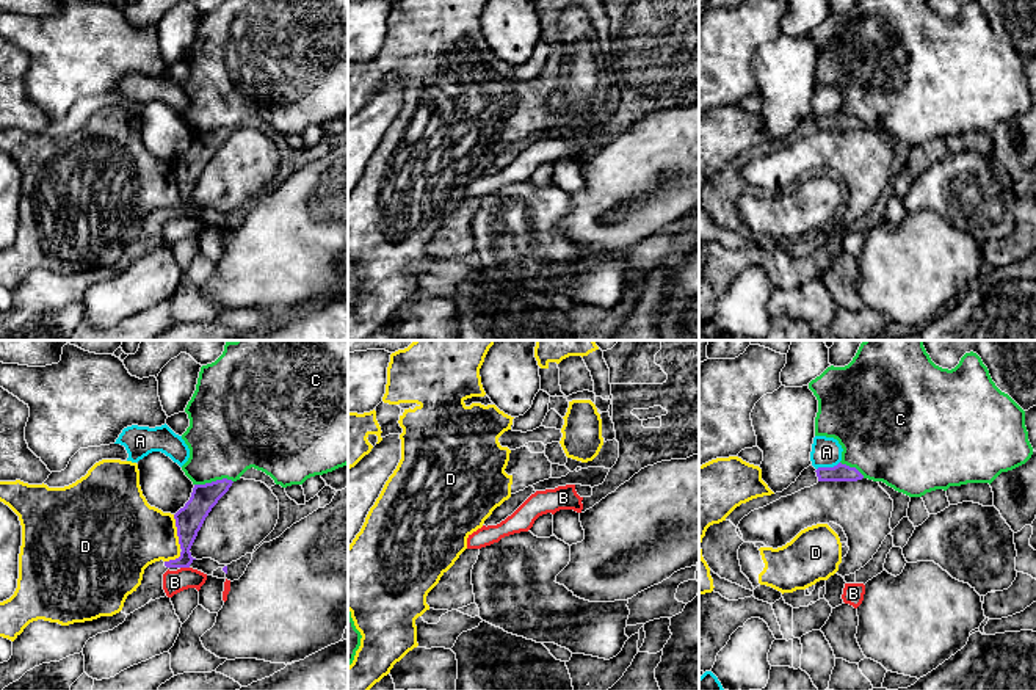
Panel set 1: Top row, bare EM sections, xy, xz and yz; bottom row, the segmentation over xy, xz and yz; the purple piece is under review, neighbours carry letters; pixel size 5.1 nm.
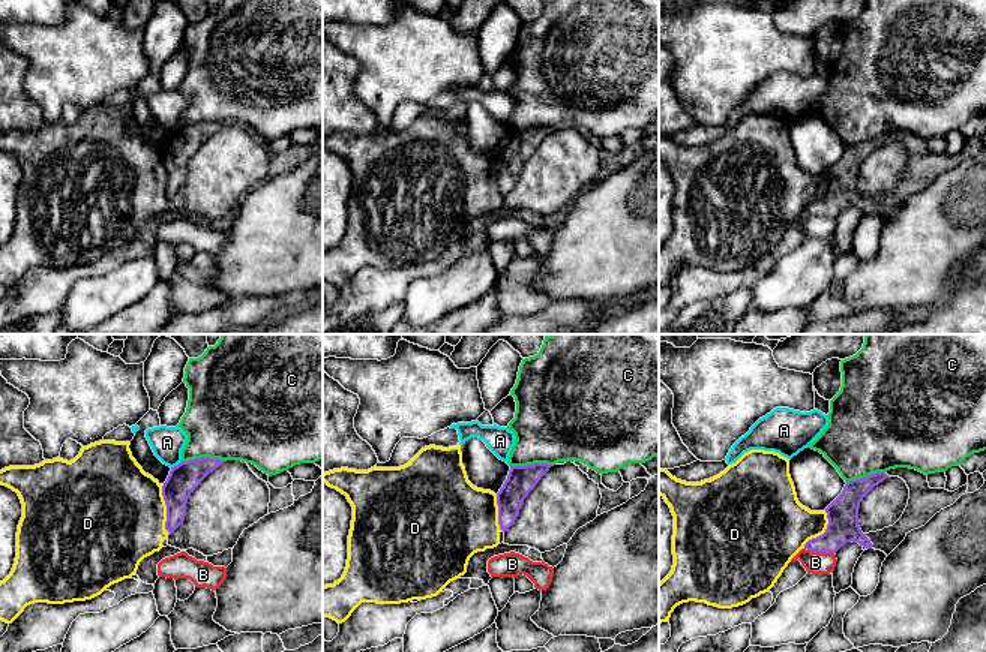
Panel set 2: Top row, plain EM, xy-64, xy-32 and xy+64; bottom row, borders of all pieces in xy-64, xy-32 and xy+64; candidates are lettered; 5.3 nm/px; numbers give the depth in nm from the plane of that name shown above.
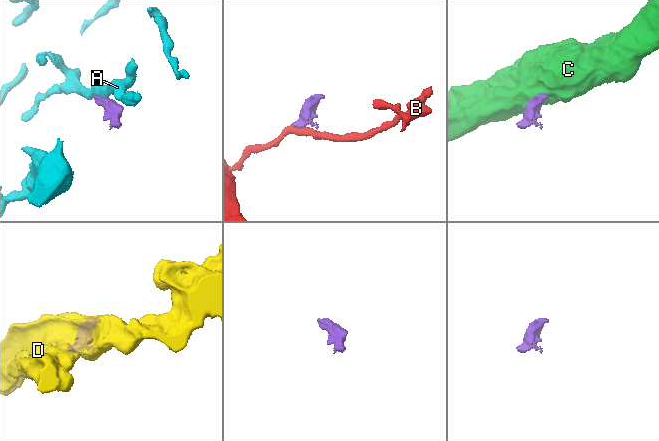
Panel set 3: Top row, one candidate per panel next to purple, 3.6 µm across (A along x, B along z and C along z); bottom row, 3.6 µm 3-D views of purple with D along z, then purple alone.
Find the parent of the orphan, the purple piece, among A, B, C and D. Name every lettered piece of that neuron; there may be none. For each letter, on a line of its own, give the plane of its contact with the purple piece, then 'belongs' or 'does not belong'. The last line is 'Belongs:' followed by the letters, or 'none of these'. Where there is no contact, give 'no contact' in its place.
A: meets purple in yz; does not belong
B: meets purple in xy; does not belong
C: meets purple in xy; does not belong
D: meets purple in xy; does not belong
Belongs: none of these

